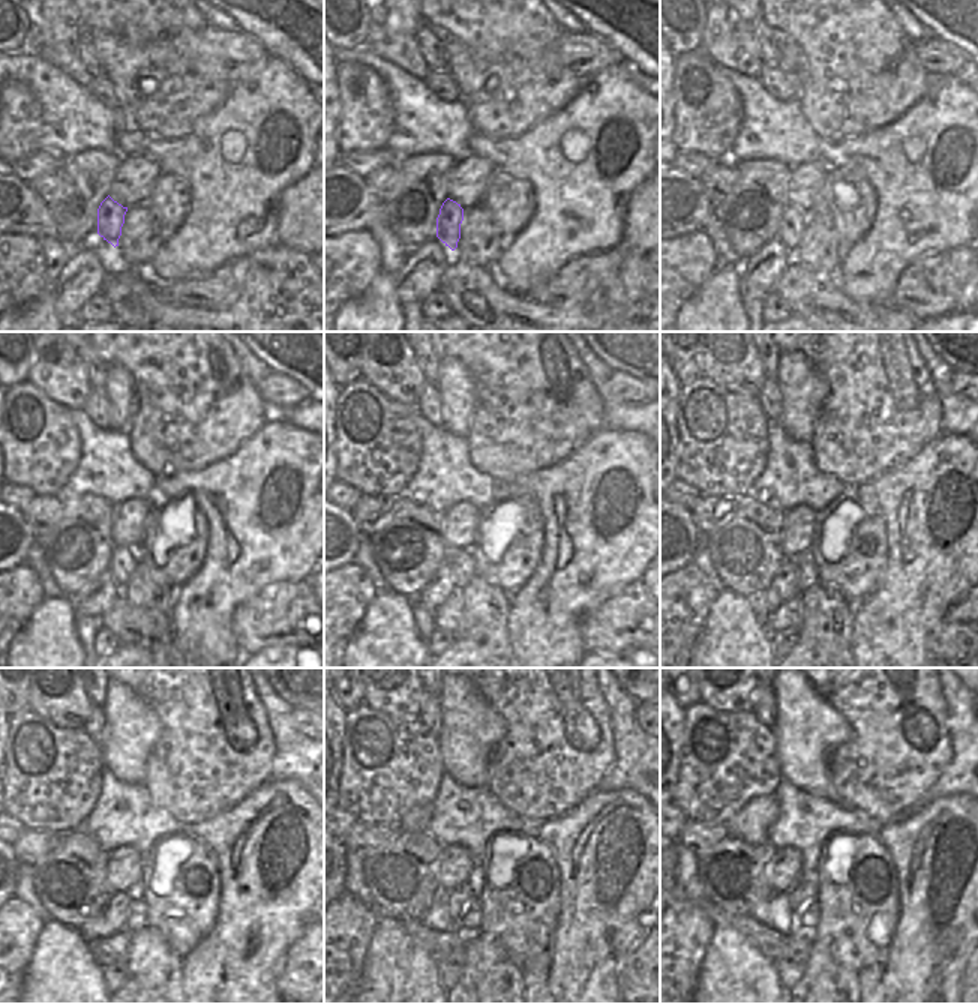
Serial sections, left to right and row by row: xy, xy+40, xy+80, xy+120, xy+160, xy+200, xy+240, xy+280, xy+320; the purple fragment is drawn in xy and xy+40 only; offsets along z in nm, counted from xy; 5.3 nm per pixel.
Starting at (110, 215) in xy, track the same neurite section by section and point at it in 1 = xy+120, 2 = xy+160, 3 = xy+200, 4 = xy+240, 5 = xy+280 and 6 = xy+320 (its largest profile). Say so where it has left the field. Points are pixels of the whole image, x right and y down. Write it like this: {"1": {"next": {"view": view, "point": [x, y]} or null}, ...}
{"1": {"next": {"view": "xy+120", "point": [123, 560]}}, "2": {"next": {"view": "xy+160", "point": [462, 563]}}, "3": {"next": {"view": "xy+200", "point": [806, 571]}}, "4": {"next": {"view": "xy+240", "point": [135, 919]}}, "5": {"next": {"view": "xy+280", "point": [470, 919]}}, "6": {"next": {"view": "xy+320", "point": [806, 920]}}}

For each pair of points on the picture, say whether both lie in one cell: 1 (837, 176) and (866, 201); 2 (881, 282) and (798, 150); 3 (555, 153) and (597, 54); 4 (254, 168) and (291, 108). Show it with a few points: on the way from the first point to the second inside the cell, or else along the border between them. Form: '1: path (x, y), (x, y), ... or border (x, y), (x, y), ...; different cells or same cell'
1: path (846, 177), (855, 180), (866, 192); same cell
2: border (821, 138), (818, 158); different cells
3: border (621, 63), (606, 66), (584, 78); different cells
4: path (254, 149), (258, 141), (260, 123), (272, 111); same cell

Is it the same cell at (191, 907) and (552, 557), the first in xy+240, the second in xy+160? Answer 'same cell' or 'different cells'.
different cells

